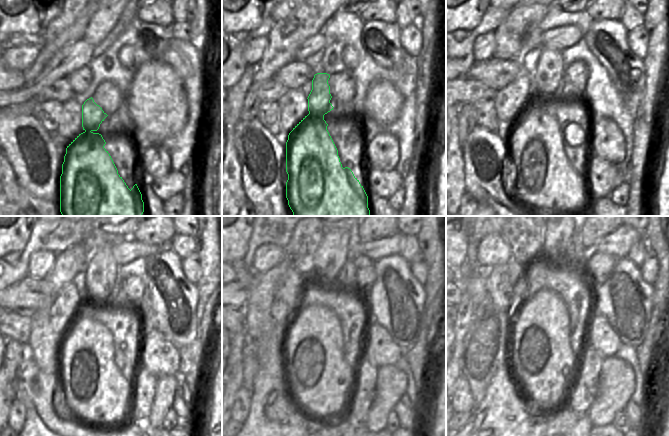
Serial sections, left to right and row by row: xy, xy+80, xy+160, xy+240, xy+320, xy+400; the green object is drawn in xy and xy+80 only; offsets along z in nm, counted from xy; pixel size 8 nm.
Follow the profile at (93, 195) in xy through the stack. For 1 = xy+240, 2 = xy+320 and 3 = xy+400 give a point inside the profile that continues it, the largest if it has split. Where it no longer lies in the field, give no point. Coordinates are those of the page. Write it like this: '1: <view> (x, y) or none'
1: xy+240 (93, 388)
2: xy+320 (320, 379)
3: xy+400 (541, 358)

